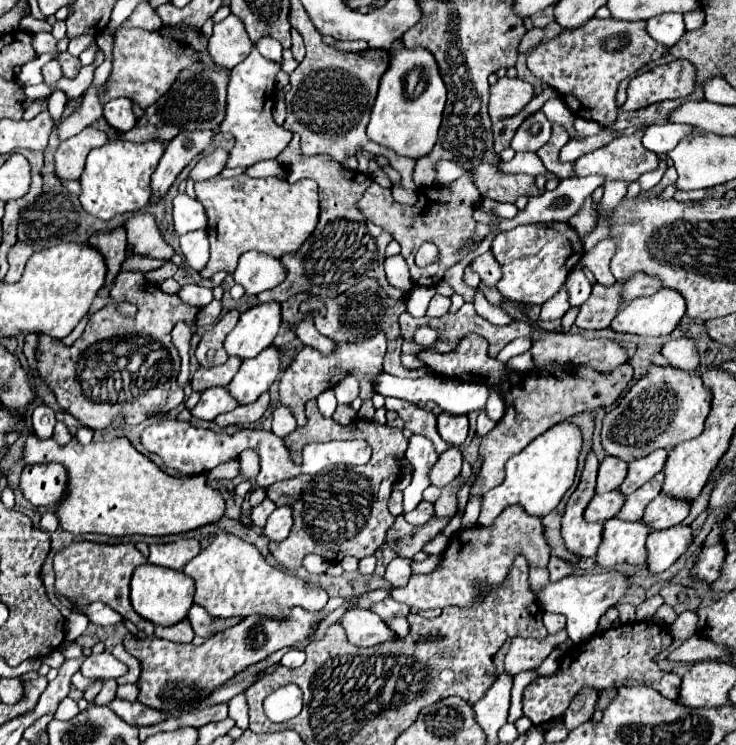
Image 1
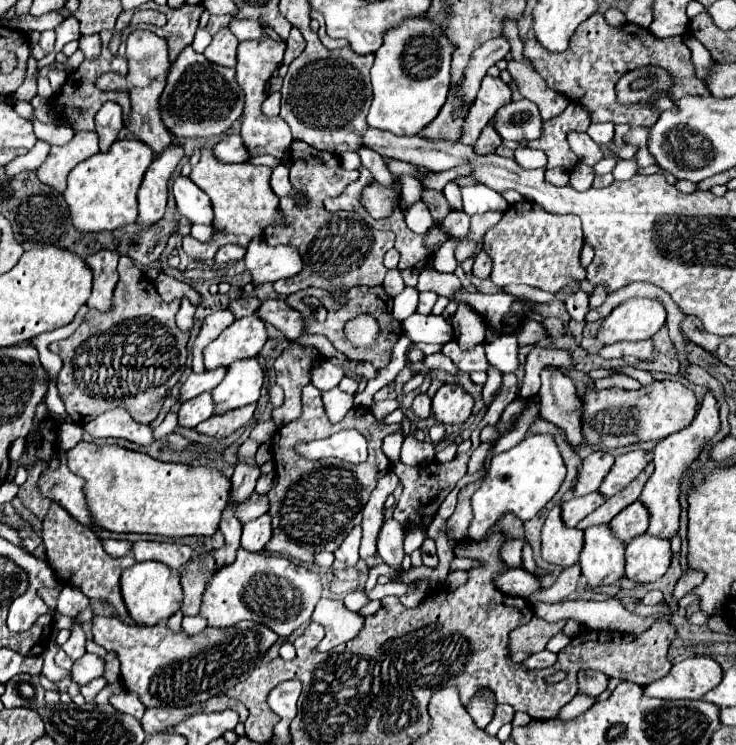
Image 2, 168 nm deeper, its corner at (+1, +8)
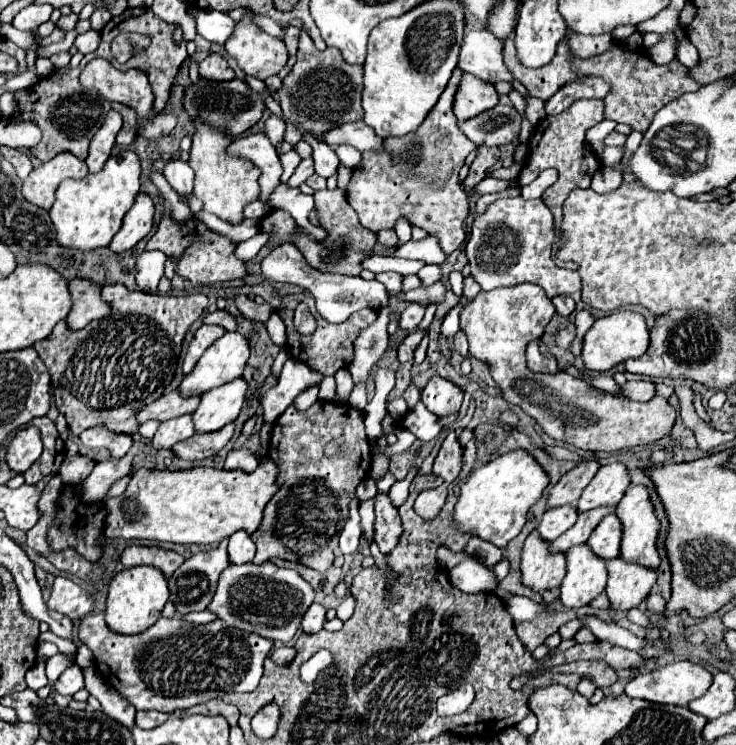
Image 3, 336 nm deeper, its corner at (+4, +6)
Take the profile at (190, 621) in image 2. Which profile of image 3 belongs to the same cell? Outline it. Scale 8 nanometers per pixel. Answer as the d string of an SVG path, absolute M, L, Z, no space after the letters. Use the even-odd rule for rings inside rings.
M202 610L202 612L188 612L188 614L180 616L180 618L186 620L186 622L190 622L190 624L208 624L208 622L216 620L216 616L214 616L212 612L208 612L208 610Z

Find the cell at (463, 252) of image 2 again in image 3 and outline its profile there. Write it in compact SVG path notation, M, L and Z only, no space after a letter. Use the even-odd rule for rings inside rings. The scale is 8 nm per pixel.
M460 68L452 72L438 104L416 132L404 138L384 140L384 150L380 154L362 154L362 164L354 170L346 192L346 200L356 210L362 226L378 232L382 228L394 228L394 222L406 216L410 224L436 236L446 254L456 252L466 240L462 222L468 214L468 194L458 186L458 170L476 144L460 132L458 118L452 114L452 98L456 98L456 86L462 74Z

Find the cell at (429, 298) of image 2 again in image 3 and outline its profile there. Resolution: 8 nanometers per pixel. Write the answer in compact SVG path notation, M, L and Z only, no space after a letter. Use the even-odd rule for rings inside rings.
M410 302L408 308L402 312L402 318L400 318L400 328L404 330L414 330L418 326L418 322L422 320L424 316L424 306L418 304L418 302Z

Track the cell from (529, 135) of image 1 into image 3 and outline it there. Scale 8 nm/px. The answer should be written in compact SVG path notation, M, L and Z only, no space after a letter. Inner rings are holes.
M494 106L468 122L458 122L476 146L502 146L514 142L522 130L522 116L514 106Z

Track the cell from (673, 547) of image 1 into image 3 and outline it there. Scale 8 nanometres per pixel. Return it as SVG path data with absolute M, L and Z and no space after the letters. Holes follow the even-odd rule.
M616 556L608 560L608 598L614 610L636 608L652 590L658 578L658 570L648 566L636 566L636 562L624 562Z

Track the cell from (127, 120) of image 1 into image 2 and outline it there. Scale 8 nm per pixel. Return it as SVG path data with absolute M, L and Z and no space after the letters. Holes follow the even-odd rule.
M115 102L103 104L95 116L95 126L97 126L97 136L99 136L99 148L101 152L107 152L111 144L117 140L119 130L123 128L121 106Z

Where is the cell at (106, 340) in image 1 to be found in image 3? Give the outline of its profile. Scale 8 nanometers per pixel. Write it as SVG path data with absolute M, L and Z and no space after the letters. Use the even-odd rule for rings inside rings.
M118 282L106 284L102 288L102 298L112 304L112 314L108 318L94 320L82 330L68 330L66 322L58 322L52 334L36 342L34 346L52 376L56 408L66 414L68 428L76 436L96 424L106 424L114 432L136 434L140 428L140 422L136 422L136 414L164 394L164 388L176 374L182 340L190 324L198 320L208 306L204 294L160 296L140 290L128 290L124 284Z

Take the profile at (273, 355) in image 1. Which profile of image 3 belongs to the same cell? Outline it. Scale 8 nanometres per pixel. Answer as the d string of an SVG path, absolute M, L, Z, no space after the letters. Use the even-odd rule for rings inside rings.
M236 378L202 394L202 402L194 412L196 432L214 432L234 422L240 416L240 410L246 402L248 382L244 378Z

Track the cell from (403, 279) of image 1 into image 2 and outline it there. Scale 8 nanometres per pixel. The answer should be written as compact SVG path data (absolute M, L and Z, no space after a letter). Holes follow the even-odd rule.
M399 268L387 272L385 282L383 282L383 288L385 288L385 292L387 292L389 296L397 296L397 294L403 292L405 286L403 286L403 278L401 278L401 274L399 274Z

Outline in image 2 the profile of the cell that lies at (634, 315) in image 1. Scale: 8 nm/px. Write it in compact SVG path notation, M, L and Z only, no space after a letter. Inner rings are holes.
M635 298L619 304L601 324L597 340L603 346L615 342L635 342L651 338L665 324L665 308L647 298Z

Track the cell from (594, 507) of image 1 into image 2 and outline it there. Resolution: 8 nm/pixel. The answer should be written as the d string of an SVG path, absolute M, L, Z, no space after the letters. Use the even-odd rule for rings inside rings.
M591 492L581 498L569 498L561 504L561 520L567 524L567 528L577 526L587 514L591 514L595 508L603 504L603 498L597 492Z

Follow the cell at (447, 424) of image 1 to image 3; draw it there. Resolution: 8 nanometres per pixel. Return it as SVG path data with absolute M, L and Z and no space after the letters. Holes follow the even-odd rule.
M434 376L422 390L424 406L440 418L458 414L458 410L462 406L462 398L464 398L464 392L458 386L454 386L452 382L444 380L442 376Z

